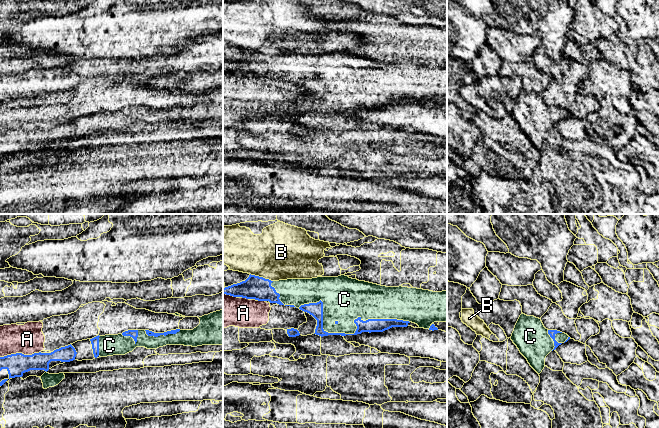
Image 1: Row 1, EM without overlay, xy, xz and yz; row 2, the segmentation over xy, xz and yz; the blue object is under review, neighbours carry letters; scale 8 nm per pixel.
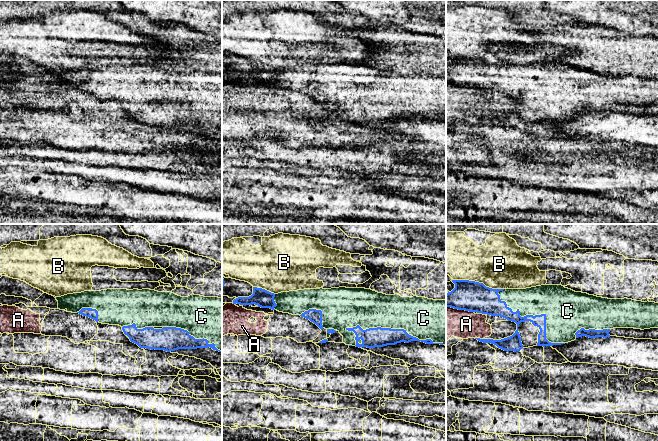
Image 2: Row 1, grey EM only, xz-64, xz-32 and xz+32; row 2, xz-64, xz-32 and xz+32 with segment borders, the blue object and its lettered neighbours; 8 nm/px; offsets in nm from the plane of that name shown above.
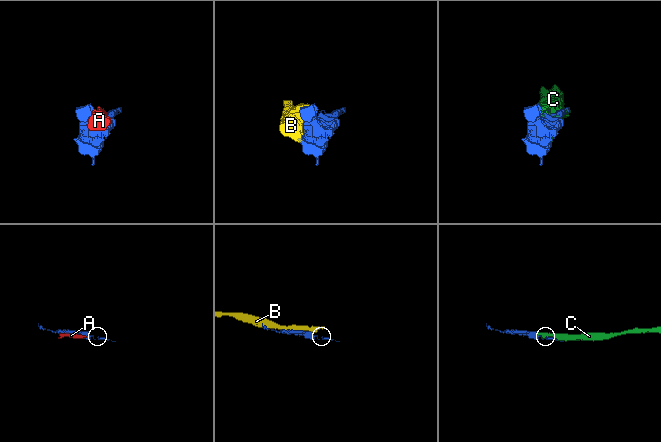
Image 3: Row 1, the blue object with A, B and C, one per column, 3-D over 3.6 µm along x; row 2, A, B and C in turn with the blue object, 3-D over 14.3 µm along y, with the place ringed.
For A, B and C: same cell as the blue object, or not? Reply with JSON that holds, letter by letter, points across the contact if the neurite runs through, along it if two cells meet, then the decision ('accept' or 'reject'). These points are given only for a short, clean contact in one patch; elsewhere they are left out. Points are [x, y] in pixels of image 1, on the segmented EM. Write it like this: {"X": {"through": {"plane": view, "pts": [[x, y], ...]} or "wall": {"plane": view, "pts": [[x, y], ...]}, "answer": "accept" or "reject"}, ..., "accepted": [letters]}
{"A": {"answer": "reject"}, "B": {"answer": "reject"}, "C": {"answer": "accept"}, "accepted": ["C"]}

